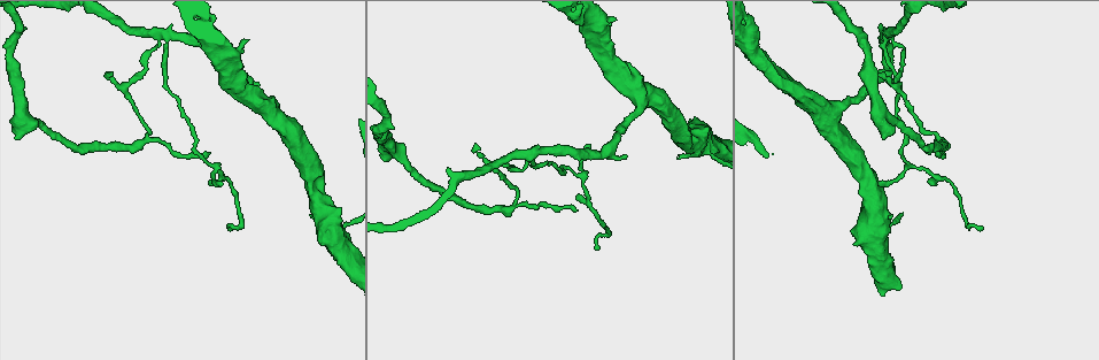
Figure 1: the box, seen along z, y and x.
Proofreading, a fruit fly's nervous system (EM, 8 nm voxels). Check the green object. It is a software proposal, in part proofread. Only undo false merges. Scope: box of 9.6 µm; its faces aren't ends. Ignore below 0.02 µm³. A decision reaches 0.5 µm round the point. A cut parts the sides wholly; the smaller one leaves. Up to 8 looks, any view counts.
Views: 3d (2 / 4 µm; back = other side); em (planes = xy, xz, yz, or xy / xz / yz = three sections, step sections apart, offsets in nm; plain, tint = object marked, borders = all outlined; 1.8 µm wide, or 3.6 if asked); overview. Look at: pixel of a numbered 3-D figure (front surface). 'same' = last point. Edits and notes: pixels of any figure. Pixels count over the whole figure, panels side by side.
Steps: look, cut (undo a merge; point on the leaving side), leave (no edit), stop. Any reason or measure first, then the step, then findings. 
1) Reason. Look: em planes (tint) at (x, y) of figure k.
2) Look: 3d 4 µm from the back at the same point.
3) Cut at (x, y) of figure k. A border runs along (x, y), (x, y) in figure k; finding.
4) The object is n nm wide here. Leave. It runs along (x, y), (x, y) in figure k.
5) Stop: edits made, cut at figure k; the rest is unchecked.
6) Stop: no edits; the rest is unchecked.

Sudden change in width. Look: em planes (tint) at (873, 213) of figure 1.

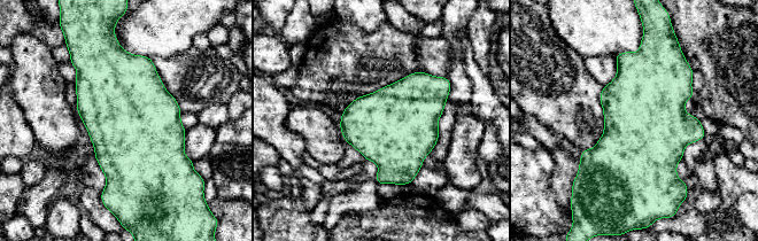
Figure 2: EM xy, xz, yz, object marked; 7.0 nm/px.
Leave. All the same cell.

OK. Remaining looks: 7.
Sharp bend. Look: em planes (tint) at (147, 133) of figure 1.

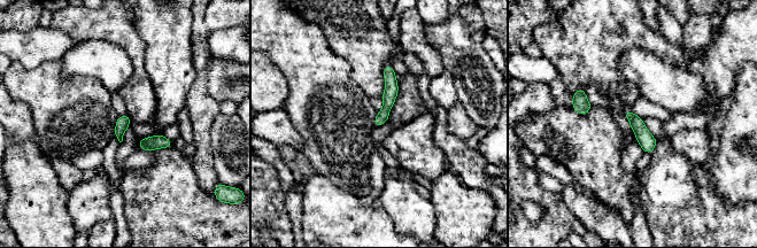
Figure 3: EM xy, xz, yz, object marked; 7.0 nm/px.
The object is 90 nm wide here. Leave. It runs along (388, 68), (389, 97), (377, 123) in figure 3; one cell here.

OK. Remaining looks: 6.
Sharp bend. Look: em planes (borders) at (902, 157) of figure 1.

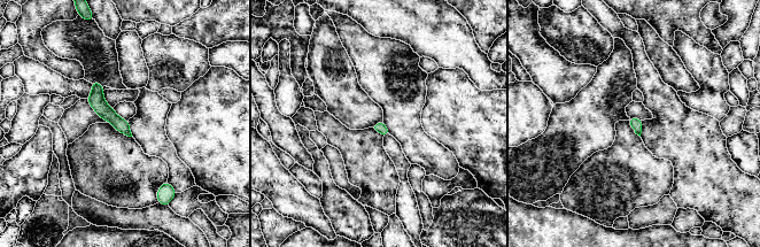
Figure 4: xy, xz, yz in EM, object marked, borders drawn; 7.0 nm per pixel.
Leave. It runs along (94, 84), (97, 101), (128, 132) in figure 4; one cell here.

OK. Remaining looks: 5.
Abrupt turn. Look: 3d 4 µm at (642, 92) of figure 1.

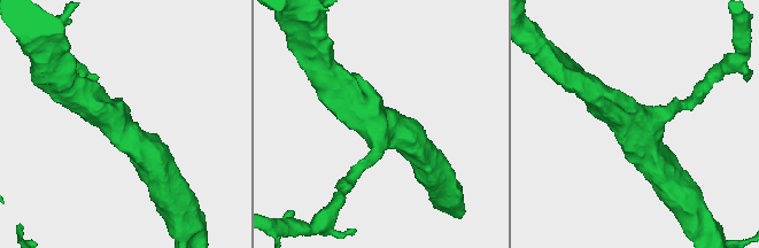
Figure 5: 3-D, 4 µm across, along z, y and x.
3 arms meet here; the arms are 170, 440, 480 nm wide; now the EM. Look: em planes (tint) at (123, 131) of figure 5.

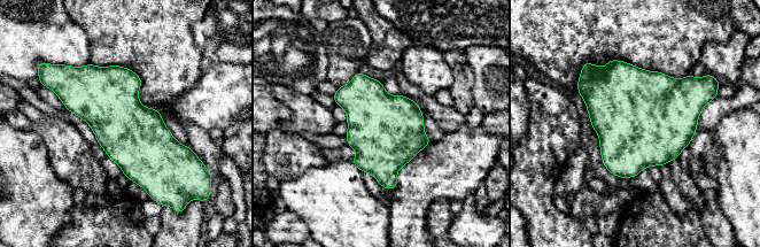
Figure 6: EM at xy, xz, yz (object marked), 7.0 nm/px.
Leave. All the same cell.

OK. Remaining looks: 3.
Stop: no edits; the rest is unchecked.

